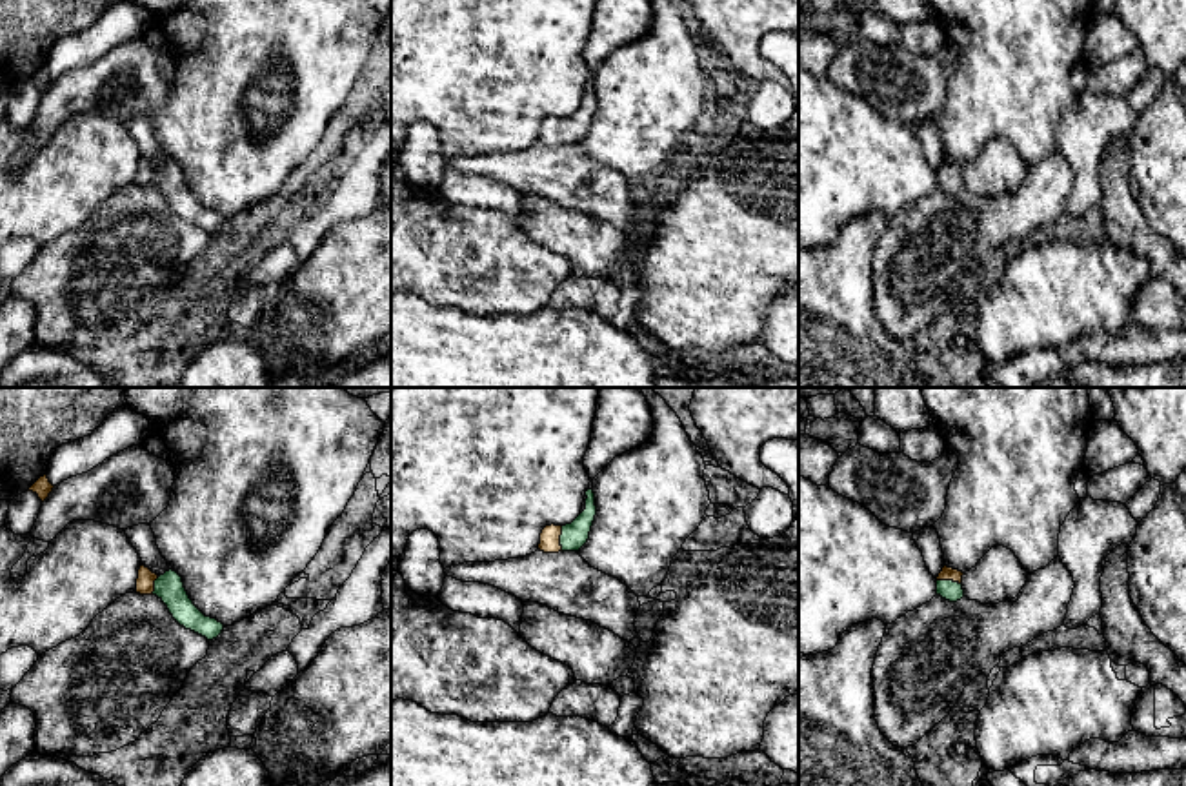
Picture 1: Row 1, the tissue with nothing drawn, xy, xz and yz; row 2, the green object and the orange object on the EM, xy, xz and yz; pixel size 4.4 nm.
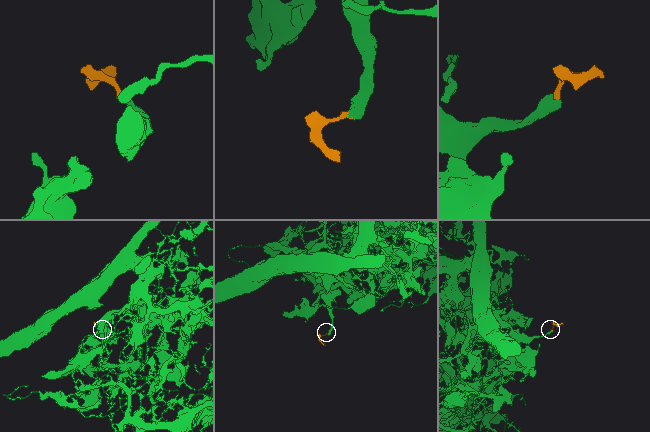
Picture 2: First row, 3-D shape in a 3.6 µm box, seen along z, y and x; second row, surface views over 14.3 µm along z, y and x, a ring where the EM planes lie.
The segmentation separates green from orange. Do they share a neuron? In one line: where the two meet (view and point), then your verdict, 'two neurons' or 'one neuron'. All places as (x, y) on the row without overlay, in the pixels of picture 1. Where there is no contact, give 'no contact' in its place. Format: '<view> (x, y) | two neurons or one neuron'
xz (561, 131) | one neuron

